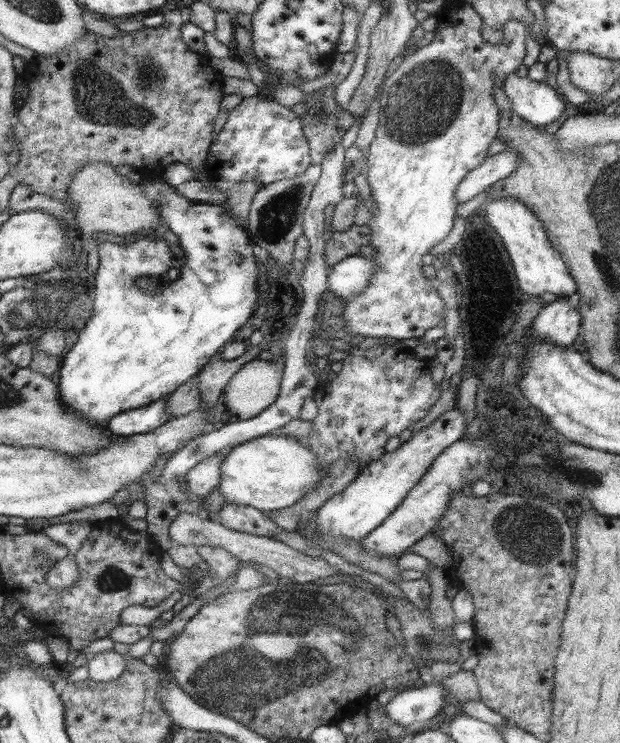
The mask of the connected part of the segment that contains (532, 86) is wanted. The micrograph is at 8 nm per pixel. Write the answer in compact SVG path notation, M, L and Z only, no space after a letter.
M515 71L504 78L500 87L511 103L511 111L535 127L557 120L569 108L564 98L547 84L519 77Z

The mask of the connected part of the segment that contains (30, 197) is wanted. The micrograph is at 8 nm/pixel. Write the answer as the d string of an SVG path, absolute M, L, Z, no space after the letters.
M15 184L9 194L9 217L23 210L36 210L45 214L61 217L67 213L68 206L59 200L33 192L28 185Z

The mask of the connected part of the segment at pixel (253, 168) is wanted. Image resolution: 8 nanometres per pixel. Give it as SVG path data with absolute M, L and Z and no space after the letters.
M253 95L242 99L228 112L205 162L213 180L255 182L259 190L275 180L293 178L305 172L312 163L308 143L297 114L276 101Z

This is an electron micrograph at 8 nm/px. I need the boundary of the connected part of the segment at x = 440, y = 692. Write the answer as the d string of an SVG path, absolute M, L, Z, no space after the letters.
M440 683L401 688L384 706L385 716L401 727L432 718L445 704L449 692Z

